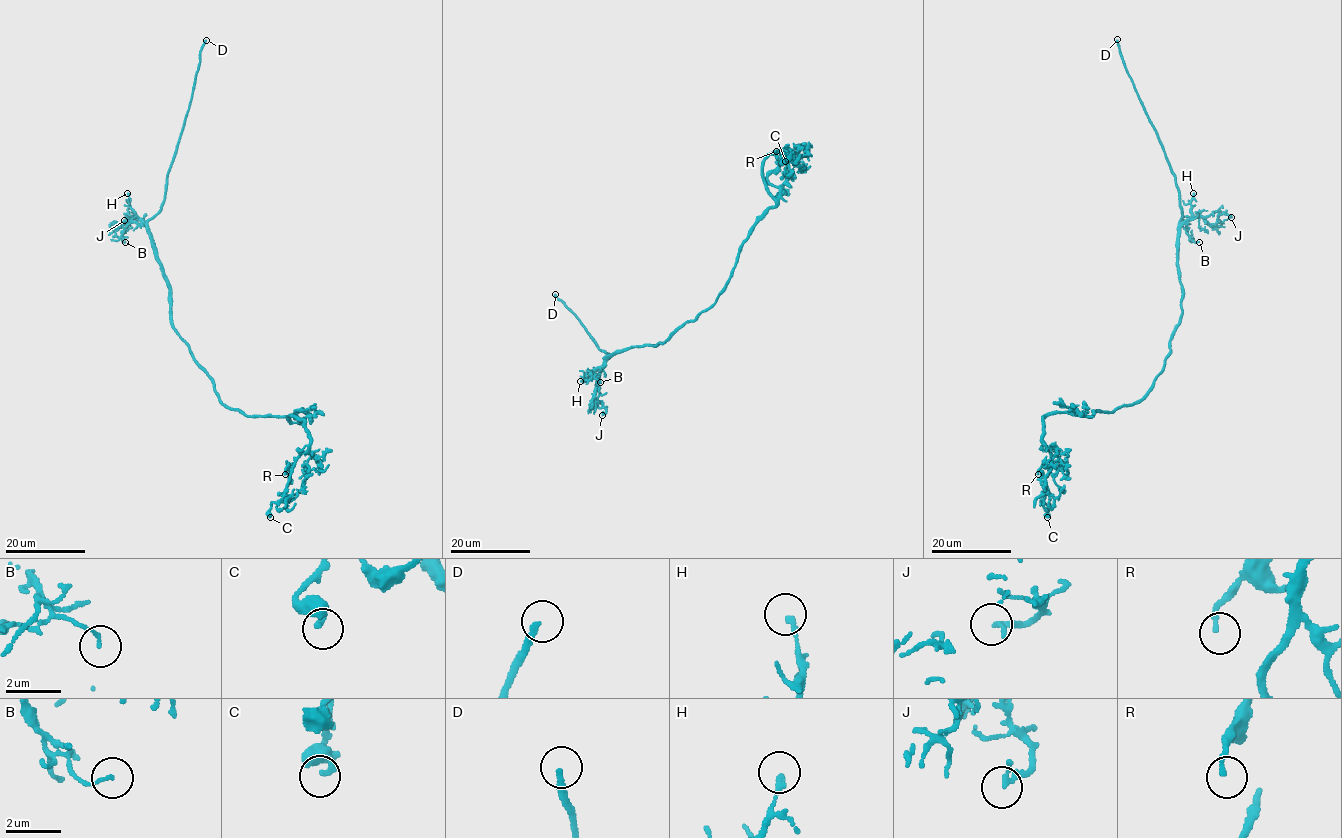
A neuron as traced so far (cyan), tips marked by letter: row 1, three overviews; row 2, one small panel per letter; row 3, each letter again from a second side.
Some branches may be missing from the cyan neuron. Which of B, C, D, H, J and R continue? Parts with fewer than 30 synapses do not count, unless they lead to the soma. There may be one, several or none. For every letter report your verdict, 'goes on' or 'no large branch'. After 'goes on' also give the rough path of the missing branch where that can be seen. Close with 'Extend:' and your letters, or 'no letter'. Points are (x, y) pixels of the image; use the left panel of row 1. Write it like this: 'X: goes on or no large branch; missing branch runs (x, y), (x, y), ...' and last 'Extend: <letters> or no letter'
B: no large branch
C: no large branch
D: goes on
H: no large branch
J: no large branch
R: no large branch
Extend: D

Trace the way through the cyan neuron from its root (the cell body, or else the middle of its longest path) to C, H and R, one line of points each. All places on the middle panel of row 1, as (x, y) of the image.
C: (688, 322), (714, 305), (749, 230), (775, 205), (763, 160), (785, 149), (785, 161)
H: (688, 322), (664, 342), (628, 348), (608, 357), (603, 369), (580, 381)
R: (688, 322), (714, 305), (749, 230), (775, 205), (763, 165), (771, 153), (785, 149), (784, 160), (776, 151)

